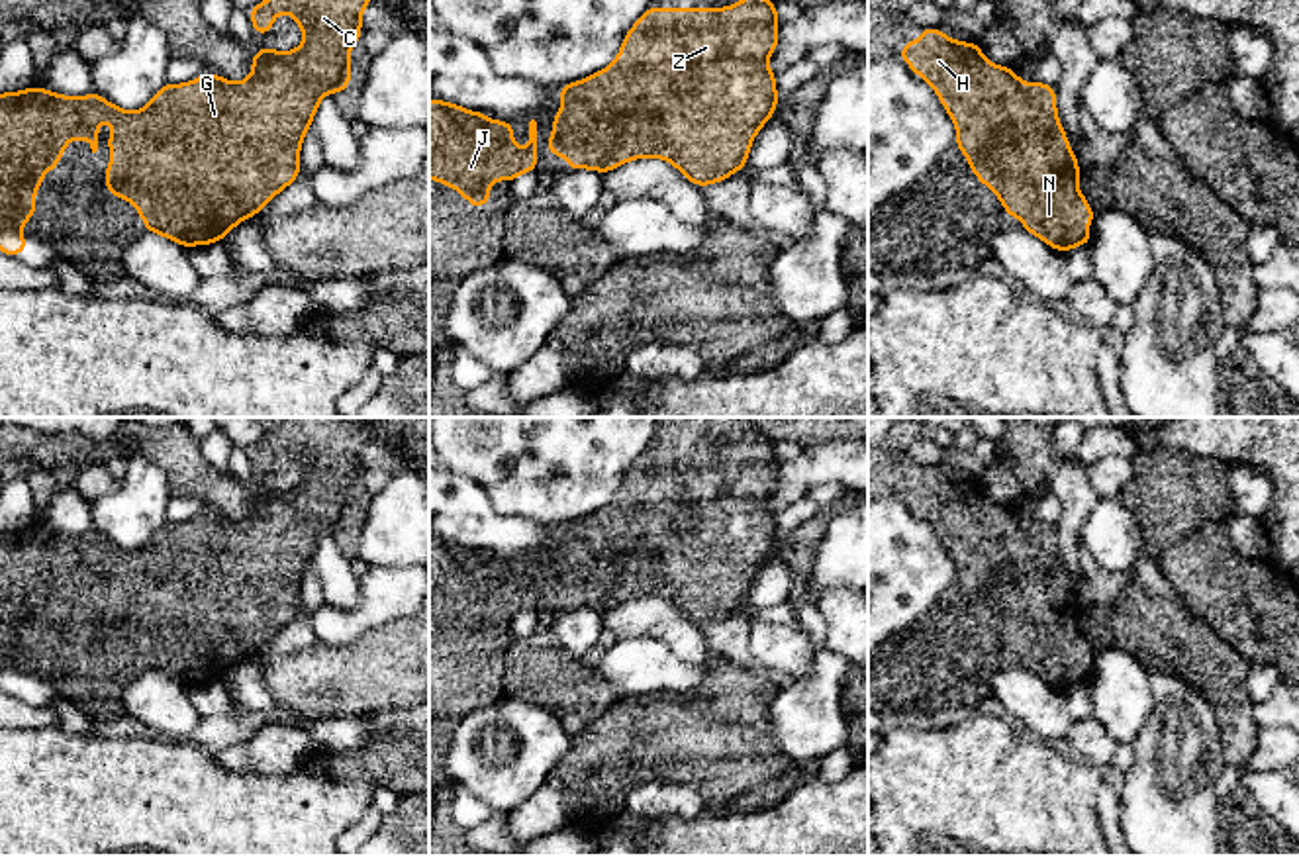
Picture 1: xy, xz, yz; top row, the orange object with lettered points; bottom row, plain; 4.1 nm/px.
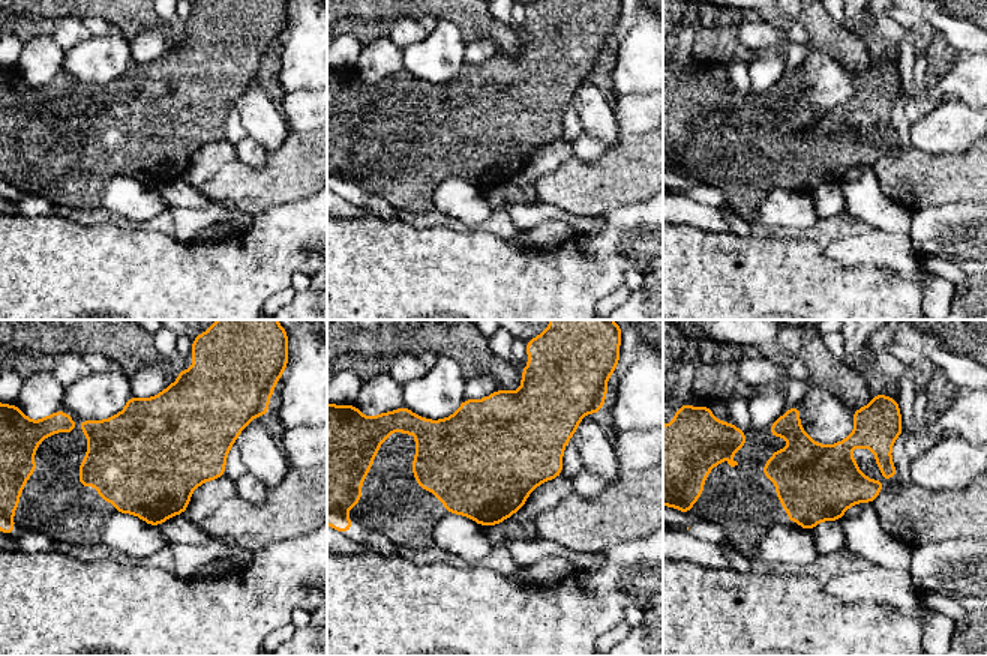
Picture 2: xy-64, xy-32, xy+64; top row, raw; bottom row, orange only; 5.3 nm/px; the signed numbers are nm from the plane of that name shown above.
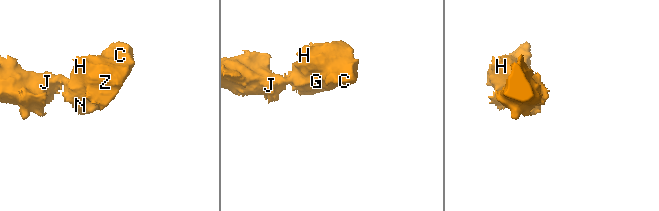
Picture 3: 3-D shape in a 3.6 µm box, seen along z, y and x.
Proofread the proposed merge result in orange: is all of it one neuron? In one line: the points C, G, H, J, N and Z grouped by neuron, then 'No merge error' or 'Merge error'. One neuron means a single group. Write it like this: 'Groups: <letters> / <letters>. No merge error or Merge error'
Groups: C G H J N Z. No merge error

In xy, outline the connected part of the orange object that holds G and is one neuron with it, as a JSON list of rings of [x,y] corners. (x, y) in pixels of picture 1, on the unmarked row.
[[[284,417],[280,427],[265,441],[253,445],[249,456],[257,474],[272,468],[280,451],[290,452],[304,470],[298,488],[278,492],[270,486],[253,490],[253,509],[245,521],[229,521],[208,511],[192,521],[167,521],[155,537],[137,550],[125,550],[98,531],[72,537],[45,527],[0,531],[0,690],[18,695],[27,688],[25,674],[18,668],[35,654],[35,627],[43,623],[43,611],[59,605],[69,578],[88,578],[98,590],[98,558],[104,556],[114,574],[106,584],[114,597],[106,603],[106,631],[137,644],[147,672],[159,672],[182,686],[221,682],[237,662],[255,656],[263,644],[300,615],[300,586],[312,564],[321,537],[329,531],[347,533],[351,519],[349,490],[359,482],[361,454],[372,441],[372,433],[353,417]]]

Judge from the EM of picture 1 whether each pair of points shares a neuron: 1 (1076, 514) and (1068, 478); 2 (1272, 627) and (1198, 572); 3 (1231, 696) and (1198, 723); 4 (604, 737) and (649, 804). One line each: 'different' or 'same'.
1: same
2: same
3: different
4: different

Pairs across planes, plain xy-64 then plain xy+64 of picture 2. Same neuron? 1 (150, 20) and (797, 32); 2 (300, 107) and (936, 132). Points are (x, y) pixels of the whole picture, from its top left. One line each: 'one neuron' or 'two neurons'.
1: two neurons
2: one neuron

